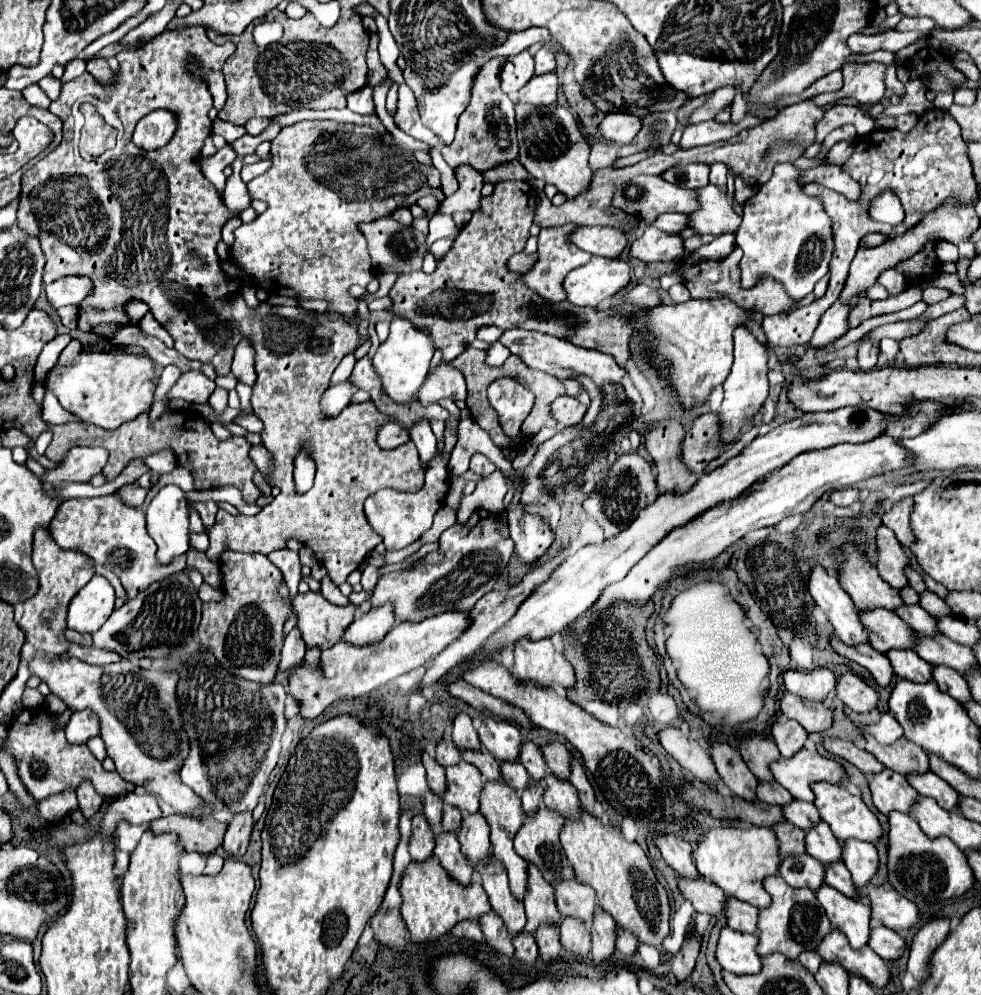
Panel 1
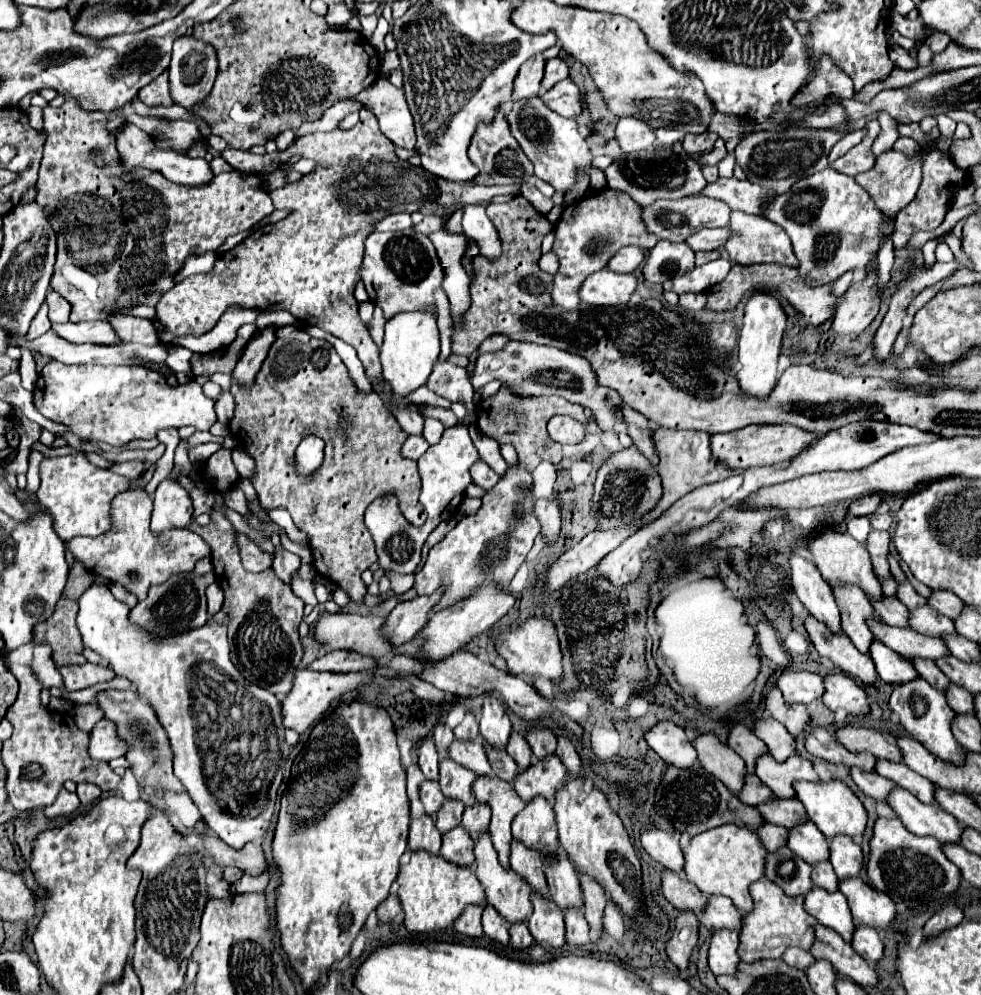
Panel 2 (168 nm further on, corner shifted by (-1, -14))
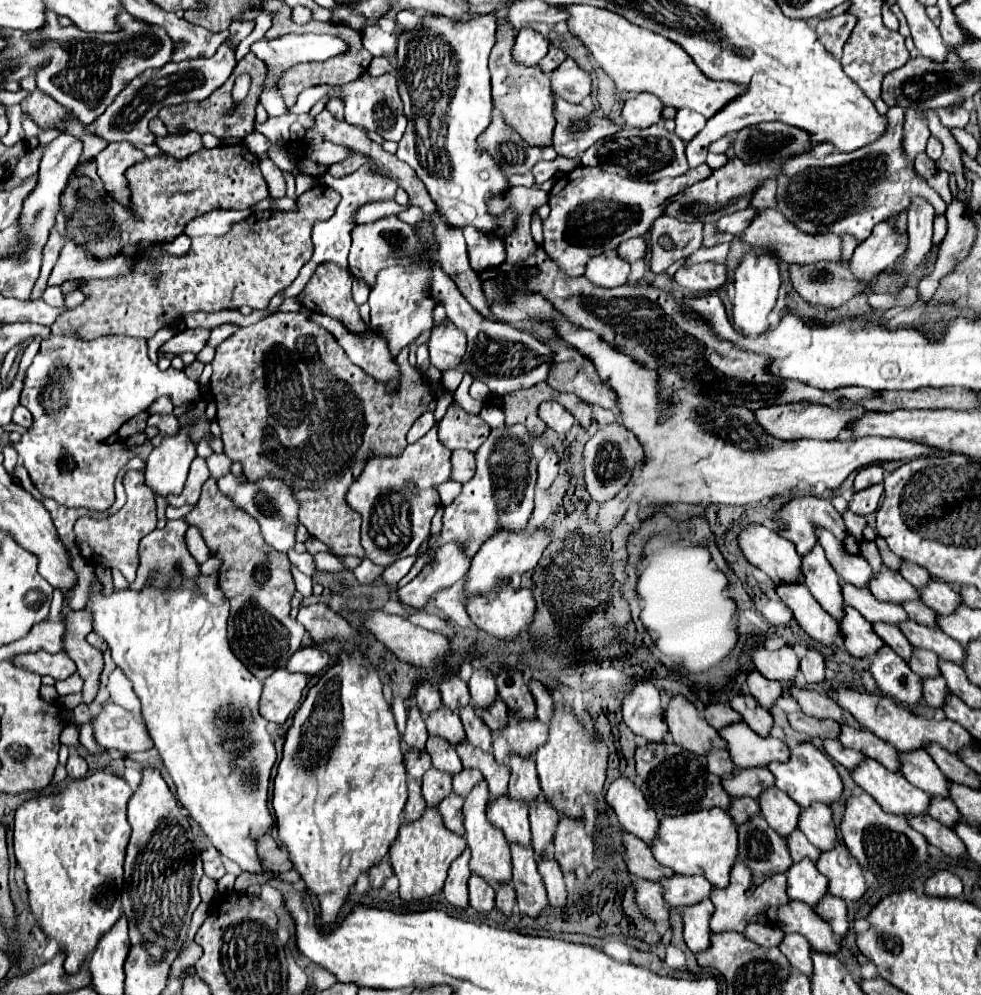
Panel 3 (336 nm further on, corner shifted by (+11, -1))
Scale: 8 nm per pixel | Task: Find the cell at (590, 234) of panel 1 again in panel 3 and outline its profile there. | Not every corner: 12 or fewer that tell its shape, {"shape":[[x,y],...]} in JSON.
{"shape":[[642,237],[620,243],[616,253],[624,261],[642,259],[646,243]]}

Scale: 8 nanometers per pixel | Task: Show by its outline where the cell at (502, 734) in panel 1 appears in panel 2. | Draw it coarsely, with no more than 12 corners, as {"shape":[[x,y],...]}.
{"shape":[[486,694],[480,734],[486,744],[504,748],[512,724],[504,702]]}

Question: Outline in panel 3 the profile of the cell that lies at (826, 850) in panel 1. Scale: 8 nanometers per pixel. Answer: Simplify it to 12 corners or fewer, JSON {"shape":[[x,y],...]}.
{"shape":[[772,787],[758,799],[780,837],[798,829],[800,805]]}

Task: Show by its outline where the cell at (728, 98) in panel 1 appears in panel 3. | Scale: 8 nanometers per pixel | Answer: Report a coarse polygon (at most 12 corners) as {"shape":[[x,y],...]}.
{"shape":[[846,13],[816,25],[820,43],[836,61],[854,29],[856,17]]}

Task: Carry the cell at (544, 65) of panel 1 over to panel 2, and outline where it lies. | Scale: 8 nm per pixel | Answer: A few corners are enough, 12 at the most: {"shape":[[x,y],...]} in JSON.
{"shape":[[550,58],[542,88],[550,90],[568,78],[570,68],[564,58]]}

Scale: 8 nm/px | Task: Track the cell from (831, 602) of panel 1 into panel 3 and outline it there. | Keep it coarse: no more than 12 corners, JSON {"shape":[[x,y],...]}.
{"shape":[[764,525],[740,533],[746,559],[776,585],[804,583],[792,541]]}

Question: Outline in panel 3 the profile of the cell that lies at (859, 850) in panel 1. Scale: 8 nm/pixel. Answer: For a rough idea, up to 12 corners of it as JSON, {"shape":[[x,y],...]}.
{"shape":[[828,805],[802,809],[798,827],[822,851],[838,845]]}

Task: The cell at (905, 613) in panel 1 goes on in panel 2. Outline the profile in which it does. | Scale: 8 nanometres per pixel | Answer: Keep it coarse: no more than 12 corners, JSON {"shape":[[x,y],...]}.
{"shape":[[896,596],[870,598],[890,626],[908,626],[908,608]]}

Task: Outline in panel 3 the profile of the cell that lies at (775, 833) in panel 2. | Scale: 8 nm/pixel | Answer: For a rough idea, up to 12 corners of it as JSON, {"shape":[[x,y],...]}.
{"shape":[[732,799],[728,813],[738,825],[760,815],[758,801]]}

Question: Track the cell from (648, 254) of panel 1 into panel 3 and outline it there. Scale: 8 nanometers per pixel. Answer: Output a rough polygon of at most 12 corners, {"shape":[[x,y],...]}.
{"shape":[[658,217],[650,269],[664,273],[702,243],[702,223]]}

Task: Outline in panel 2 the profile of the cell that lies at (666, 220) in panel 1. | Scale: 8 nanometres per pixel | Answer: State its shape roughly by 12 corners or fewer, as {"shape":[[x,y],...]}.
{"shape":[[704,228],[686,244],[692,250],[716,250],[726,244],[726,228]]}

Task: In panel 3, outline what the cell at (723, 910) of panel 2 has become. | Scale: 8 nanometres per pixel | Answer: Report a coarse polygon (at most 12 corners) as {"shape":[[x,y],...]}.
{"shape":[[700,875],[664,879],[670,907],[696,905],[714,889]]}

